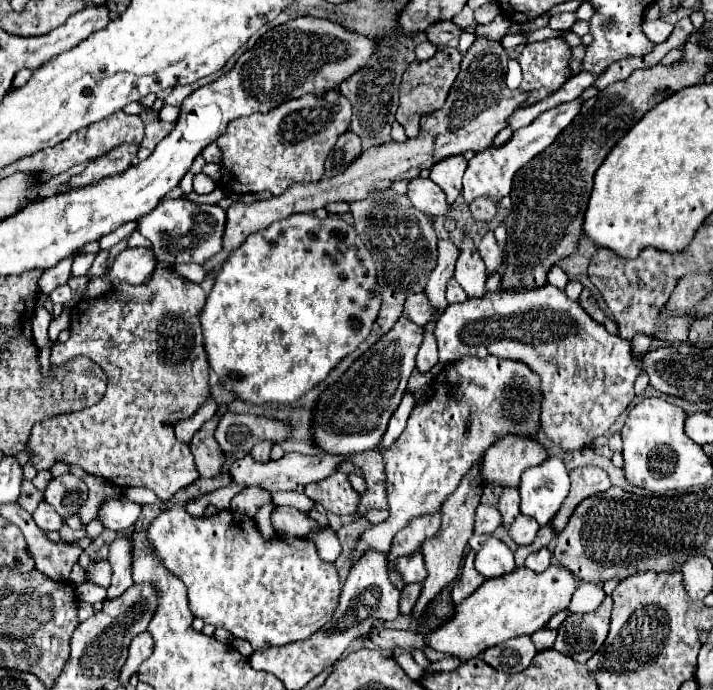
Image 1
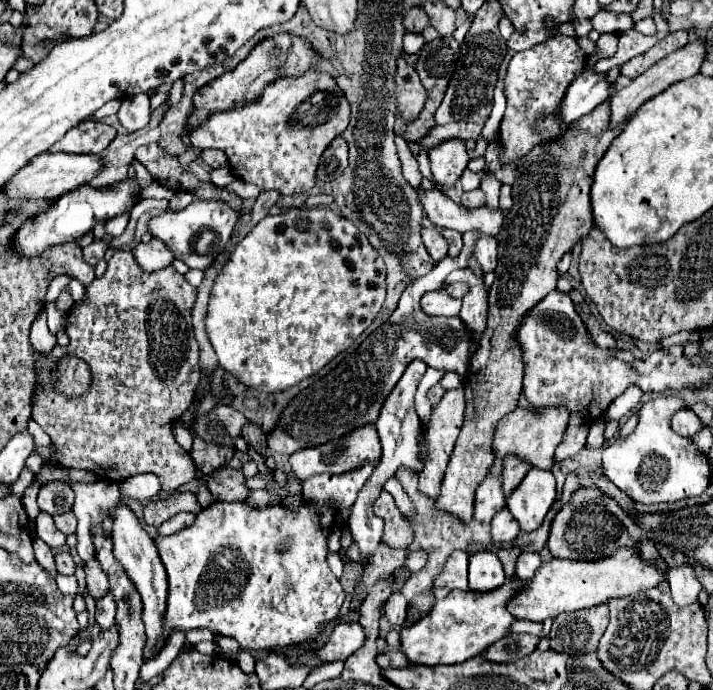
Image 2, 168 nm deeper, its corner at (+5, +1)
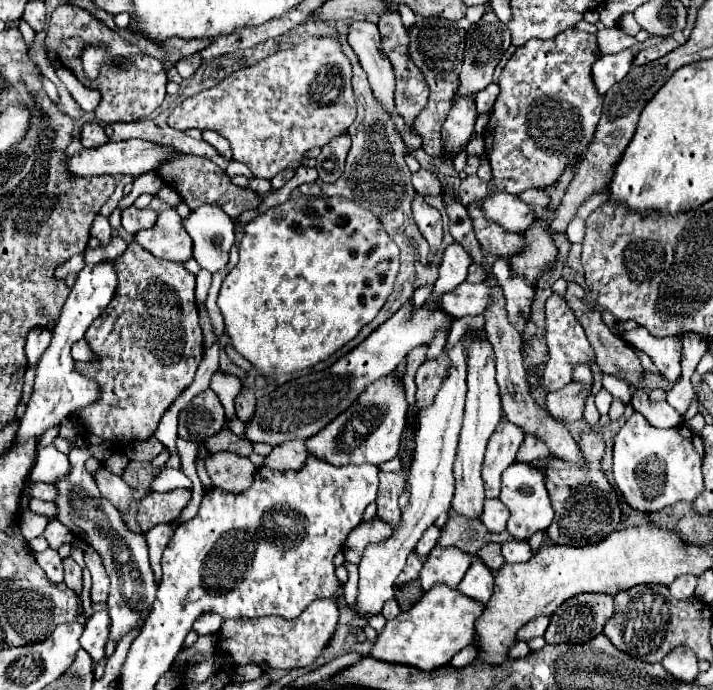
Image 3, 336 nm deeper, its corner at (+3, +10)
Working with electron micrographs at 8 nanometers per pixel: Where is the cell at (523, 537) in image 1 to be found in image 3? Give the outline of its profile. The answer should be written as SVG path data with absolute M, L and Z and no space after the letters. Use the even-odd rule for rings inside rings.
M496 498L484 500L484 512L480 520L490 532L502 532L508 520L508 508L504 508L504 504L500 504L500 500Z

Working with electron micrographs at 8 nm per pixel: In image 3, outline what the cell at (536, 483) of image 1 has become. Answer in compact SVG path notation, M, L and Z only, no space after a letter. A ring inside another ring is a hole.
M520 462L510 464L502 474L502 490L500 490L498 500L510 510L506 530L516 540L528 540L536 532L546 532L548 526L552 524L554 510L552 510L548 490L546 490L546 482L544 482L544 474L540 472L540 468L520 464Z

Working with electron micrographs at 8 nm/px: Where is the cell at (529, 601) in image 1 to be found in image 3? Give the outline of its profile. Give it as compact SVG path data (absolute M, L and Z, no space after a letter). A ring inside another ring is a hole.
M434 584L410 610L400 612L394 620L386 622L370 650L370 656L374 660L432 672L446 666L454 654L474 642L474 622L480 612L484 612L484 606L478 602L466 598L456 590L450 590L444 584Z

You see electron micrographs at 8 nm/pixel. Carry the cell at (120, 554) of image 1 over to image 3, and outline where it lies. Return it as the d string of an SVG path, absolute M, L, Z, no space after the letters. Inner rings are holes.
M94 612L92 618L88 618L86 628L80 636L82 648L92 656L94 662L100 662L104 658L104 644L108 640L108 612Z

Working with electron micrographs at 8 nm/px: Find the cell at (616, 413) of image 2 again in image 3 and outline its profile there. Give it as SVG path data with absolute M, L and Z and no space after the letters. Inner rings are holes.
M636 390L632 398L632 408L648 418L648 424L656 428L672 428L682 422L682 416L668 402L650 402L644 390Z

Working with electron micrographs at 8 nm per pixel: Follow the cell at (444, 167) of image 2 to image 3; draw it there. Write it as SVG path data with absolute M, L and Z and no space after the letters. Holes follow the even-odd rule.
M456 96L448 112L448 118L442 126L442 140L446 144L446 152L454 152L468 142L470 134L474 132L476 116L478 114L476 114L474 96L472 100L464 100L464 96Z

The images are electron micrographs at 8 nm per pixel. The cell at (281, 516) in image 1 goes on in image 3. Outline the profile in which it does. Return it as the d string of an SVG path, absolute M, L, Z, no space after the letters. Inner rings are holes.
M374 518L370 522L358 524L344 542L344 560L358 564L362 558L362 552L372 542L382 542L392 534L392 526L380 518Z

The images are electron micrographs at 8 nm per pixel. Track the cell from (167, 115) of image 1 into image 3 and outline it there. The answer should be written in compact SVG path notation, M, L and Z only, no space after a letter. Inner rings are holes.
M192 54L192 56L188 56L188 58L182 58L182 60L176 64L176 70L178 70L178 74L180 74L182 78L190 78L190 76L196 72L196 68L200 68L202 62L204 62L204 60L200 58L200 54Z

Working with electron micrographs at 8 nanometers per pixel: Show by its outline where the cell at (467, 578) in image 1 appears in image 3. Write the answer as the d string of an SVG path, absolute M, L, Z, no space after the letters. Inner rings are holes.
M436 546L420 572L420 584L424 590L430 590L434 584L446 584L456 588L464 578L466 570L470 568L474 556L466 554L458 548L440 548Z

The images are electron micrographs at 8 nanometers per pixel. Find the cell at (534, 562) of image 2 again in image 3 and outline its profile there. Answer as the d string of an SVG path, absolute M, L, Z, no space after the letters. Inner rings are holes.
M510 540L502 544L502 556L506 562L514 564L514 562L526 562L532 558L530 546L528 542L518 542L518 540Z

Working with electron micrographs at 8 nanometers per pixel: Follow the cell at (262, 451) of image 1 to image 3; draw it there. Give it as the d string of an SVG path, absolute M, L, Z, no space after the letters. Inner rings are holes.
M244 388L238 392L236 400L234 400L234 406L236 406L236 416L242 420L242 422L248 422L252 412L254 412L254 406L256 406L256 396L254 396L254 390L250 388Z

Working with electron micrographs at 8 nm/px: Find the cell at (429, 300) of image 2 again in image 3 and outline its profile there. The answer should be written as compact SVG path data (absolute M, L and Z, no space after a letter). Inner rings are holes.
M462 282L454 292L442 296L444 312L452 314L454 318L462 318L466 314L480 316L488 308L492 298L492 288L486 282L470 284Z

